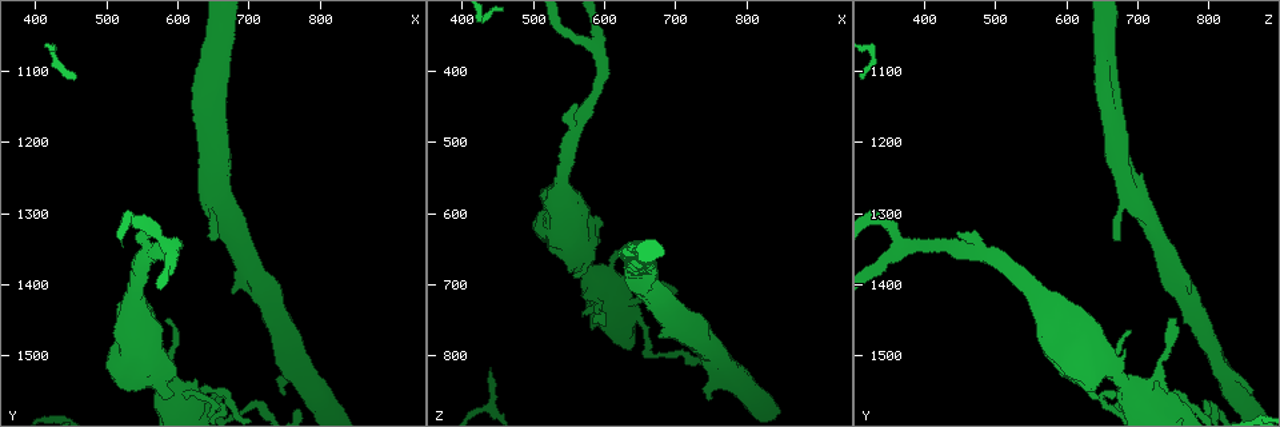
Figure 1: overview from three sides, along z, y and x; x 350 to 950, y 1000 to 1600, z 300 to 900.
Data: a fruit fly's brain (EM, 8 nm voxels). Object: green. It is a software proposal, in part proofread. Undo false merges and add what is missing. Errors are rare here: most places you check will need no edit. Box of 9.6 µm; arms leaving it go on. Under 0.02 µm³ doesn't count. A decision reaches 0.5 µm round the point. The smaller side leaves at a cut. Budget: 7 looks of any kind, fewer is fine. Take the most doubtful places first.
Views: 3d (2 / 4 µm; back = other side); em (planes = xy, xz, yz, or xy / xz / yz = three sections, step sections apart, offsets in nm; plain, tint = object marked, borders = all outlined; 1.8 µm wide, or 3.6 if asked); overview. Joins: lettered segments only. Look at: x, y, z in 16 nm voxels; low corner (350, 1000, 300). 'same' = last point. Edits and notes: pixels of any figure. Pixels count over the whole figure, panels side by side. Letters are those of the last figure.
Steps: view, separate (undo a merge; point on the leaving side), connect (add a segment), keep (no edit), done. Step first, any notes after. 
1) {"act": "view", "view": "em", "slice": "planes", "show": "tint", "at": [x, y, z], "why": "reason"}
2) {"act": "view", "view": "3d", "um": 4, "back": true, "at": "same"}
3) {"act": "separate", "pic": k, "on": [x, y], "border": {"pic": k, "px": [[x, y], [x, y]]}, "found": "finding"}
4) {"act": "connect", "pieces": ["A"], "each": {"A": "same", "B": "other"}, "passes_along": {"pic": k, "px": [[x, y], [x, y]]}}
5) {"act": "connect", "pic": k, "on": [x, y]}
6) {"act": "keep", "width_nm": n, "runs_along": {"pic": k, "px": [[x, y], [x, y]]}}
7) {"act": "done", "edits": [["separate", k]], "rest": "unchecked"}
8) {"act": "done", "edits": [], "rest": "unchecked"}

{"act": "view", "view": "em", "slice": "xz", "step": 8, "show": "borders", "at": [645, 1335, 675], "why": "an open end"}

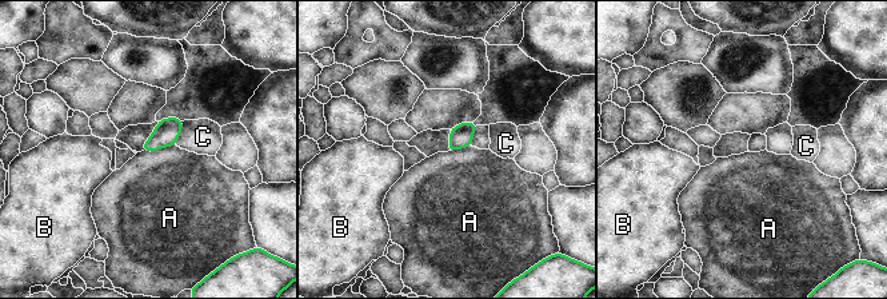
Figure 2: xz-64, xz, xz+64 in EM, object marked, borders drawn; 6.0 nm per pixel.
{"act": "keep", "width_nm": 140, "each": {"A": "other", "B": "other", "C": "other"}, "border": {"pic": 2, "px": [[175, 144], [155, 151], [143, 151]]}, "found": "no lettered segment goes on from it"}

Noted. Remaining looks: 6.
{"act": "view", "view": "em", "slice": "yz", "step": 4, "show": "tint", "at": [750, 1555, 860], "why": "free end"}

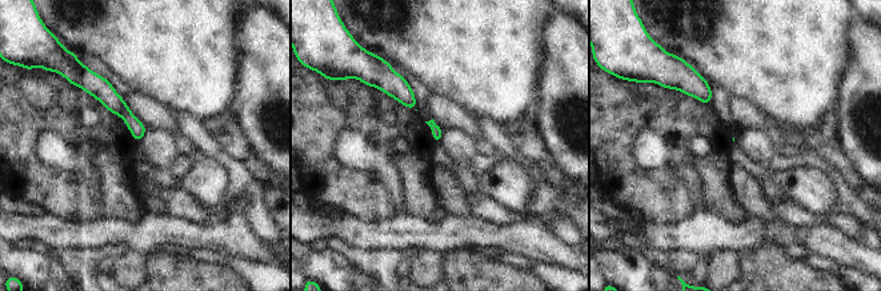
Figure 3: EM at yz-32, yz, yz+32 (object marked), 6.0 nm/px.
{"act": "view", "view": "em", "slice": "planes", "show": "borders", "at": "same"}

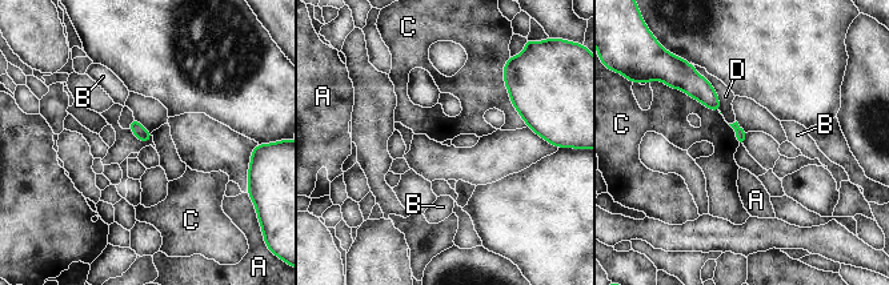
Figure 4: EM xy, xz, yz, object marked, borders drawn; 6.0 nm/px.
{"act": "keep", "each": {"A": "other", "B": "other", "C": "other", "D": "other"}, "border": {"pic": 4, "px": [[501, 72], [508, 99], [528, 125]]}, "found": "no lettered segment goes on from it"}

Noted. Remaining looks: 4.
{"act": "view", "view": "em", "um": 3.6, "slice": "planes", "show": "borders", "at": [580, 1565, 645], "why": "free end"}

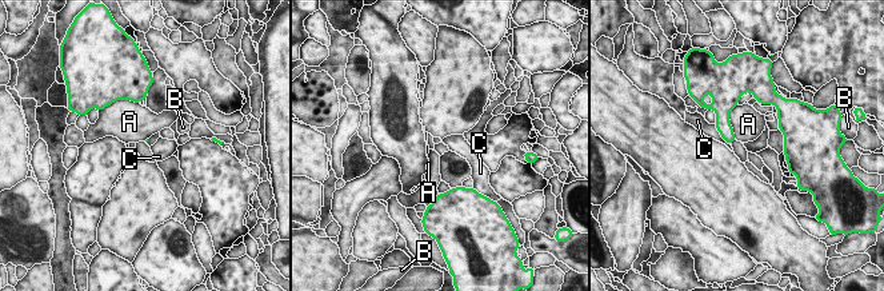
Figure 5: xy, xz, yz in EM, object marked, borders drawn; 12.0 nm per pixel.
{"act": "keep", "each": {"A": "other", "B": "other", "C": "other"}, "border": {"pic": 5, "px": [[714, 124], [719, 134], [730, 143]]}, "found": "none of them fits"}

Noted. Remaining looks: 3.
{"act": "done", "edits": [], "rest": "unchecked"}

